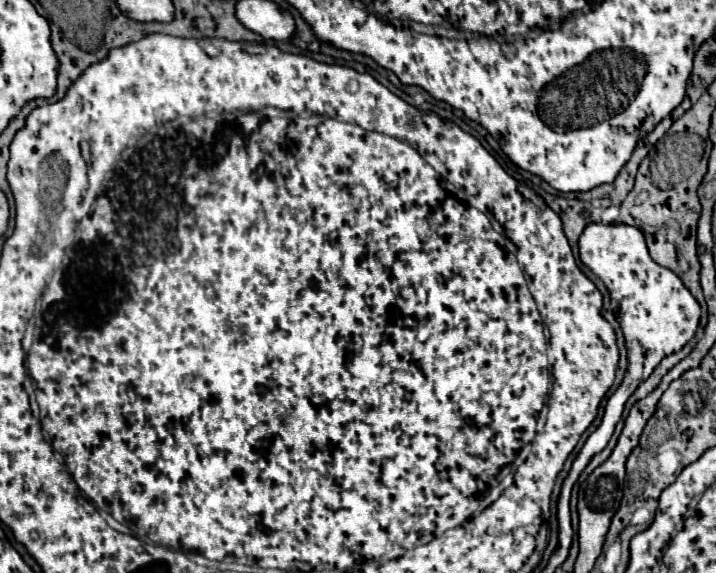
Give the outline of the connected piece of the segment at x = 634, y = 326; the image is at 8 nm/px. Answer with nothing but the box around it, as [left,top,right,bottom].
[578,223,700,381]

